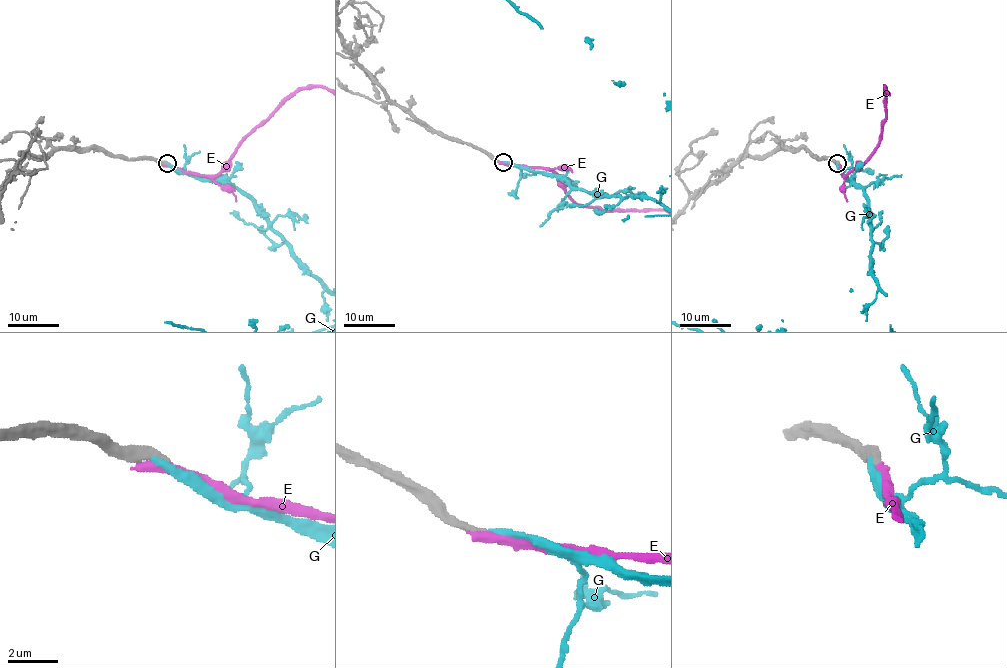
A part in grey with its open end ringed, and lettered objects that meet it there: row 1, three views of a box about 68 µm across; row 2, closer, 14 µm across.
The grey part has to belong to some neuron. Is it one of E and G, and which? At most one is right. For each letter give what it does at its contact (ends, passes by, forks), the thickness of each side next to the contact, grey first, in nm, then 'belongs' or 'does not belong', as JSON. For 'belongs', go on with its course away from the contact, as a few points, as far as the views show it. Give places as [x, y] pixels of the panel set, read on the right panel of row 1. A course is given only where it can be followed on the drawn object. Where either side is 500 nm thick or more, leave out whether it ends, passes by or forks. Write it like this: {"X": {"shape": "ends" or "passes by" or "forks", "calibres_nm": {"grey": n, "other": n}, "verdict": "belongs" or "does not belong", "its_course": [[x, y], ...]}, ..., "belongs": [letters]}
{"E": {"calibres_nm": {"grey": 400, "other": 500}, "verdict": "does not belong"}, "G": {"shape": "ends", "calibres_nm": {"grey": 400, "other": 280}, "verdict": "belongs"}, "belongs": ["G"]}

